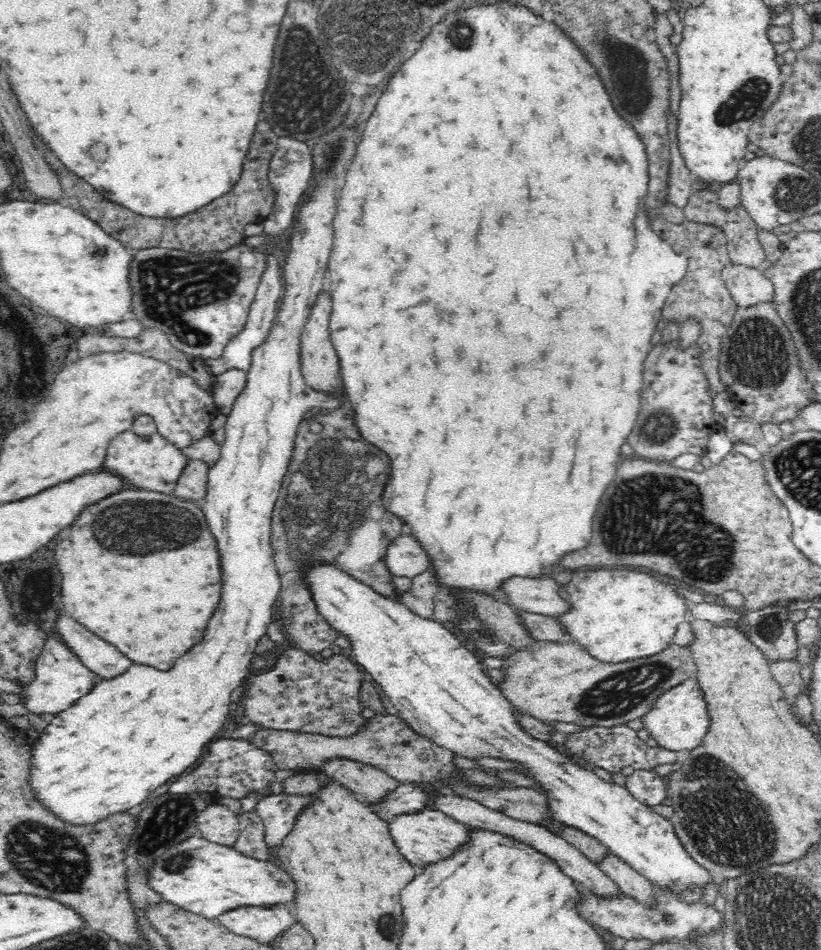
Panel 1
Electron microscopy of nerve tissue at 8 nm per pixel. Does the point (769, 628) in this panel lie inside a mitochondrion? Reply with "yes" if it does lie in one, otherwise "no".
yes

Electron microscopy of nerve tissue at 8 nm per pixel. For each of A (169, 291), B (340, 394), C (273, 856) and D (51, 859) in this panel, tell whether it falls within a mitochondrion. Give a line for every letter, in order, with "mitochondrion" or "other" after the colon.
A: mitochondrion
B: other
C: other
D: mitochondrion

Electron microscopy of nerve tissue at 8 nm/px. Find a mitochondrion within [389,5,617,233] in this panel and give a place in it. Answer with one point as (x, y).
(461, 35)

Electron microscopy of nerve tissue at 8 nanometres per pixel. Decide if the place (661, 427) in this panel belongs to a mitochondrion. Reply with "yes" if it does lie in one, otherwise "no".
yes

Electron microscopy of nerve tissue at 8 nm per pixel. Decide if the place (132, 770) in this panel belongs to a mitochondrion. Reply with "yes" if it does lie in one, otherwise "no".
no

